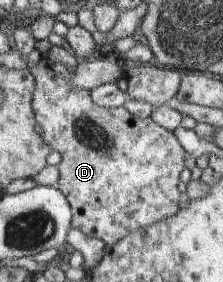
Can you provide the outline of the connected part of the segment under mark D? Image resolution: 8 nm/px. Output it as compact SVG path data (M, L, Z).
M43 55L41 60L30 69L37 83L37 89L33 96L33 109L34 112L37 113L37 123L42 128L43 138L53 150L57 151L62 156L62 160L58 165L59 171L61 172L58 187L66 195L66 198L69 198L73 206L74 227L83 230L87 235L105 240L108 248L111 248L117 242L120 242L127 234L135 230L140 230L141 228L146 228L165 218L170 218L178 214L179 210L182 210L182 192L185 190L185 186L182 183L182 170L184 170L184 166L186 166L186 164L184 164L184 162L186 162L186 150L184 150L184 146L182 146L182 143L178 140L177 135L173 131L160 126L151 116L143 119L133 115L125 106L118 108L101 107L98 103L94 102L91 90L84 90L82 87L73 83L72 69L59 61L51 61L46 55Z

